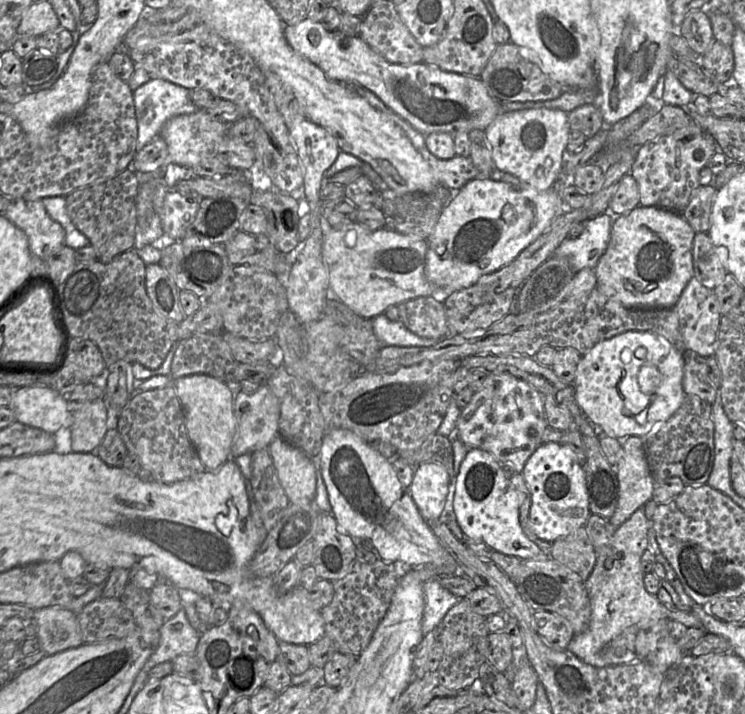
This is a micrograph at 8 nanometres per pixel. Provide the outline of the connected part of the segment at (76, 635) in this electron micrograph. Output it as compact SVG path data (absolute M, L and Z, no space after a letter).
M60 606L34 610L40 650L46 655L75 648L83 644L77 614Z

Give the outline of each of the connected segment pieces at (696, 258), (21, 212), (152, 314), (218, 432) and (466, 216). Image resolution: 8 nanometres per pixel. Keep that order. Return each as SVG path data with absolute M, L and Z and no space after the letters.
M706 232L695 233L692 248L694 276L709 289L718 286L728 274L728 251L713 244Z
M11 199L4 215L28 238L32 255L48 258L65 245L65 230L48 214L41 200Z
M132 248L109 263L99 260L93 262L78 262L66 275L62 283L58 284L61 308L66 325L73 338L87 338L94 342L102 353L106 368L117 361L129 363L138 362L144 367L155 370L164 362L172 345L178 341L178 327L180 323L158 314L146 293L145 275L146 264Z
M194 374L173 381L182 405L188 437L206 470L215 471L230 459L236 430L232 391L227 383L205 374Z
M489 177L470 180L453 194L443 208L431 236L427 239L425 276L434 286L452 294L474 285L483 275L493 273L512 263L532 244L566 208L556 191L540 191L529 185L515 188Z

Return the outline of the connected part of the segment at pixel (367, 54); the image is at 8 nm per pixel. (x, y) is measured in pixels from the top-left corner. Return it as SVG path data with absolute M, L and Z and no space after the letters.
M309 18L296 25L285 25L284 35L295 52L318 66L330 79L354 82L370 90L423 135L446 132L454 137L457 132L484 131L501 112L500 102L490 96L479 76L443 71L425 63L390 63L360 36L327 31L320 22Z

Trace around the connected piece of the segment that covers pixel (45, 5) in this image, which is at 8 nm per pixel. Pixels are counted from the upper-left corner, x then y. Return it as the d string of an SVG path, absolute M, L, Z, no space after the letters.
M36 1L24 13L17 34L37 37L60 29L59 19L49 1Z

